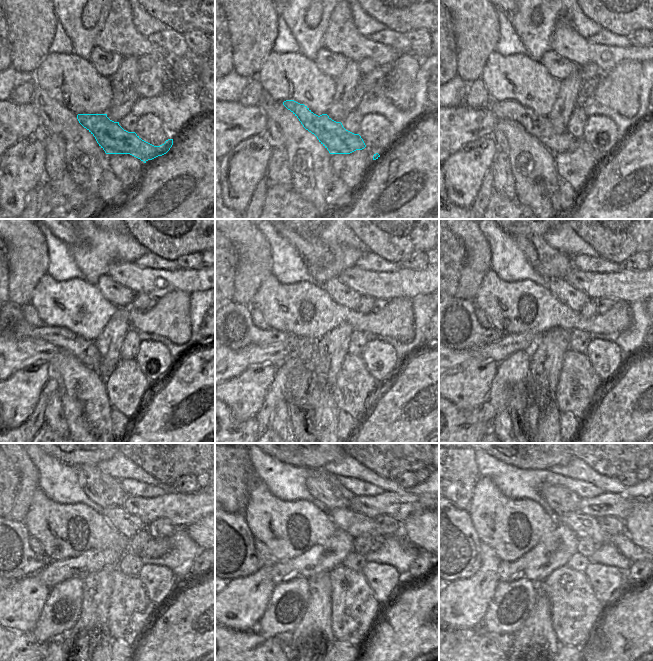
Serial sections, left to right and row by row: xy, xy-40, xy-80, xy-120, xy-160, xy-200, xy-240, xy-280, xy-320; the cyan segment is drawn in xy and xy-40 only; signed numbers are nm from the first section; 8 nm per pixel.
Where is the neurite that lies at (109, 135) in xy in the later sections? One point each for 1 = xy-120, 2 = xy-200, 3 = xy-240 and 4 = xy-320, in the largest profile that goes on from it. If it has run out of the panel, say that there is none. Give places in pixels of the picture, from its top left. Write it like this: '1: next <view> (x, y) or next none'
1: next xy-120 (12, 325)
2: next xy-200 (459, 329)
3: next xy-240 (11, 556)
4: next xy-320 (459, 557)

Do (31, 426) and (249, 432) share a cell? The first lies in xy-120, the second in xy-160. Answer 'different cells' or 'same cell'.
different cells

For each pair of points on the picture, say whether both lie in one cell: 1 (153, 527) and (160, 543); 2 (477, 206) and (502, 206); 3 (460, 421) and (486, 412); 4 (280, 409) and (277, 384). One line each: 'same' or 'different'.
1: different
2: different
3: different
4: different

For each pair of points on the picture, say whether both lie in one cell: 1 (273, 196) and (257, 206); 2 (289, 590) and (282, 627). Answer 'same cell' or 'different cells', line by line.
1: different cells
2: same cell

